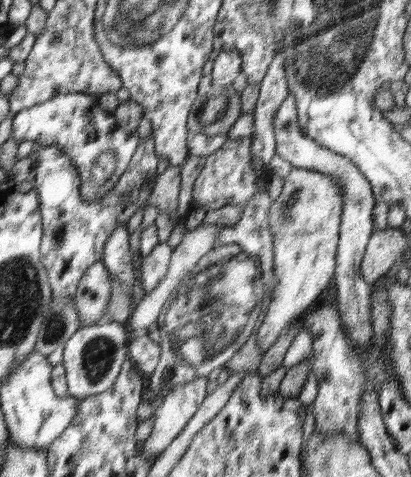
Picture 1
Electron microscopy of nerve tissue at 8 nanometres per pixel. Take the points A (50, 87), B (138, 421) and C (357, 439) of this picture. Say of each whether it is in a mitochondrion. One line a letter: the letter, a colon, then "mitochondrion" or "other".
A: other
B: other
C: other

